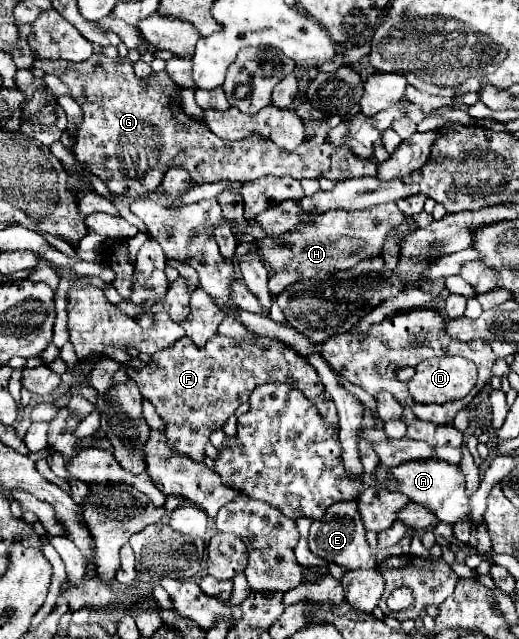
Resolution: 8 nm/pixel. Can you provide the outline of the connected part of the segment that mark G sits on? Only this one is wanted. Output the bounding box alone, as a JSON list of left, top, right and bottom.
[33,52,335,196]

